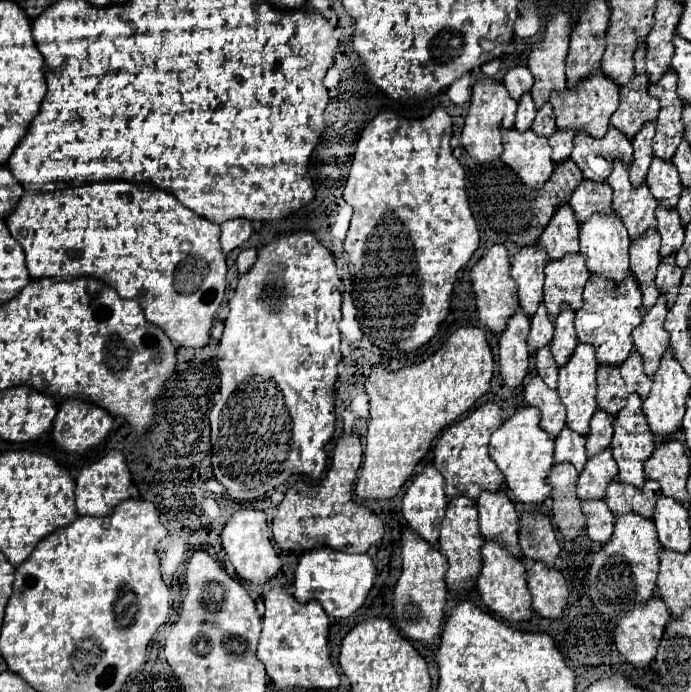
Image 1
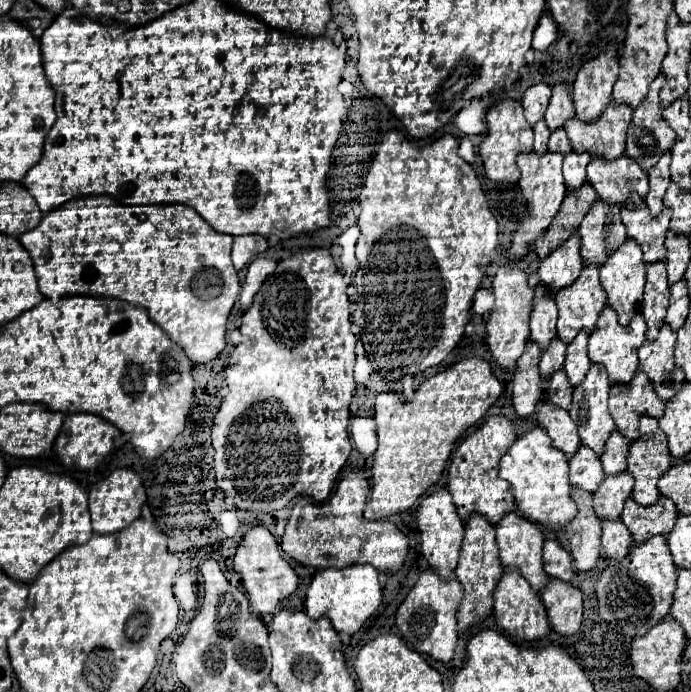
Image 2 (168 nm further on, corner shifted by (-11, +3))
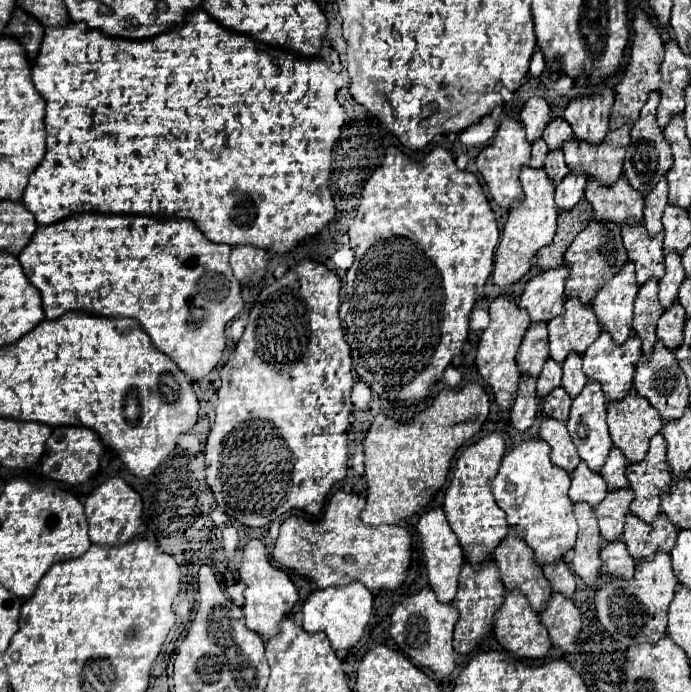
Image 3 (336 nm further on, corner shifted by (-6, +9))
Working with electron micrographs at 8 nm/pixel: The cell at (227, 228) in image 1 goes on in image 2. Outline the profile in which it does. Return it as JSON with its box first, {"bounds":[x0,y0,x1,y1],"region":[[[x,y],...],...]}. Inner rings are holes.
{"bounds":[232,234,268,270],"region":[[[250,234],[250,236],[238,236],[234,238],[234,246],[232,246],[232,262],[236,270],[242,270],[244,266],[248,266],[258,254],[262,254],[268,248],[266,238]]]}

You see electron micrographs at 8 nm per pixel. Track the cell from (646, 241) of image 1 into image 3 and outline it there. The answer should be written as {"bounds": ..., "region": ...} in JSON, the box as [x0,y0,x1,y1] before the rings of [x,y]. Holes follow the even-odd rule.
{"bounds":[633,278,663,356],"region":[[[651,278],[641,284],[637,300],[635,300],[635,316],[633,316],[633,330],[641,338],[641,348],[647,356],[651,356],[651,348],[657,340],[657,320],[663,314],[663,306],[657,300],[657,280]]]}

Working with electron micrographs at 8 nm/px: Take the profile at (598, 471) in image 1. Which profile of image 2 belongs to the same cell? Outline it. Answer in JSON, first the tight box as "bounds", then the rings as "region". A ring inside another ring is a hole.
{"bounds":[594,472,634,520],"region":[[[630,472],[616,474],[616,476],[606,476],[604,482],[600,484],[598,492],[594,494],[594,512],[598,518],[606,520],[620,520],[624,502],[628,496],[632,496],[634,488],[634,478]]]}

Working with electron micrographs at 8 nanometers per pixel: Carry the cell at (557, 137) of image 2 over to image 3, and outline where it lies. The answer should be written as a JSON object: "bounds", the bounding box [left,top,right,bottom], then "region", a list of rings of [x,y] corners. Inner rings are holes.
{"bounds":[545,148,567,184],"region":[[[555,148],[547,154],[547,160],[545,160],[545,172],[553,178],[553,182],[557,184],[565,174],[567,174],[567,164],[565,164],[565,156],[563,156],[563,150],[561,148]]]}

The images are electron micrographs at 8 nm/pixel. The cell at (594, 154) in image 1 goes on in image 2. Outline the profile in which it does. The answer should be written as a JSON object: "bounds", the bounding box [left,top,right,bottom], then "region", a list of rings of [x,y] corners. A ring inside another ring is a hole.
{"bounds":[588,156,648,206],"region":[[[628,156],[612,162],[592,158],[588,164],[588,184],[594,186],[600,200],[616,206],[632,206],[632,192],[638,192],[642,200],[648,194],[648,174]]]}

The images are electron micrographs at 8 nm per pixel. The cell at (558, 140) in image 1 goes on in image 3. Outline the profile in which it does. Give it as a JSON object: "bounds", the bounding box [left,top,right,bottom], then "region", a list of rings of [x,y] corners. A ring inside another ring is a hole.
{"bounds":[555,172,587,210],"region":[[[569,172],[555,188],[555,202],[559,210],[573,208],[581,198],[583,198],[583,188],[585,188],[587,176],[585,174],[575,174]]]}

